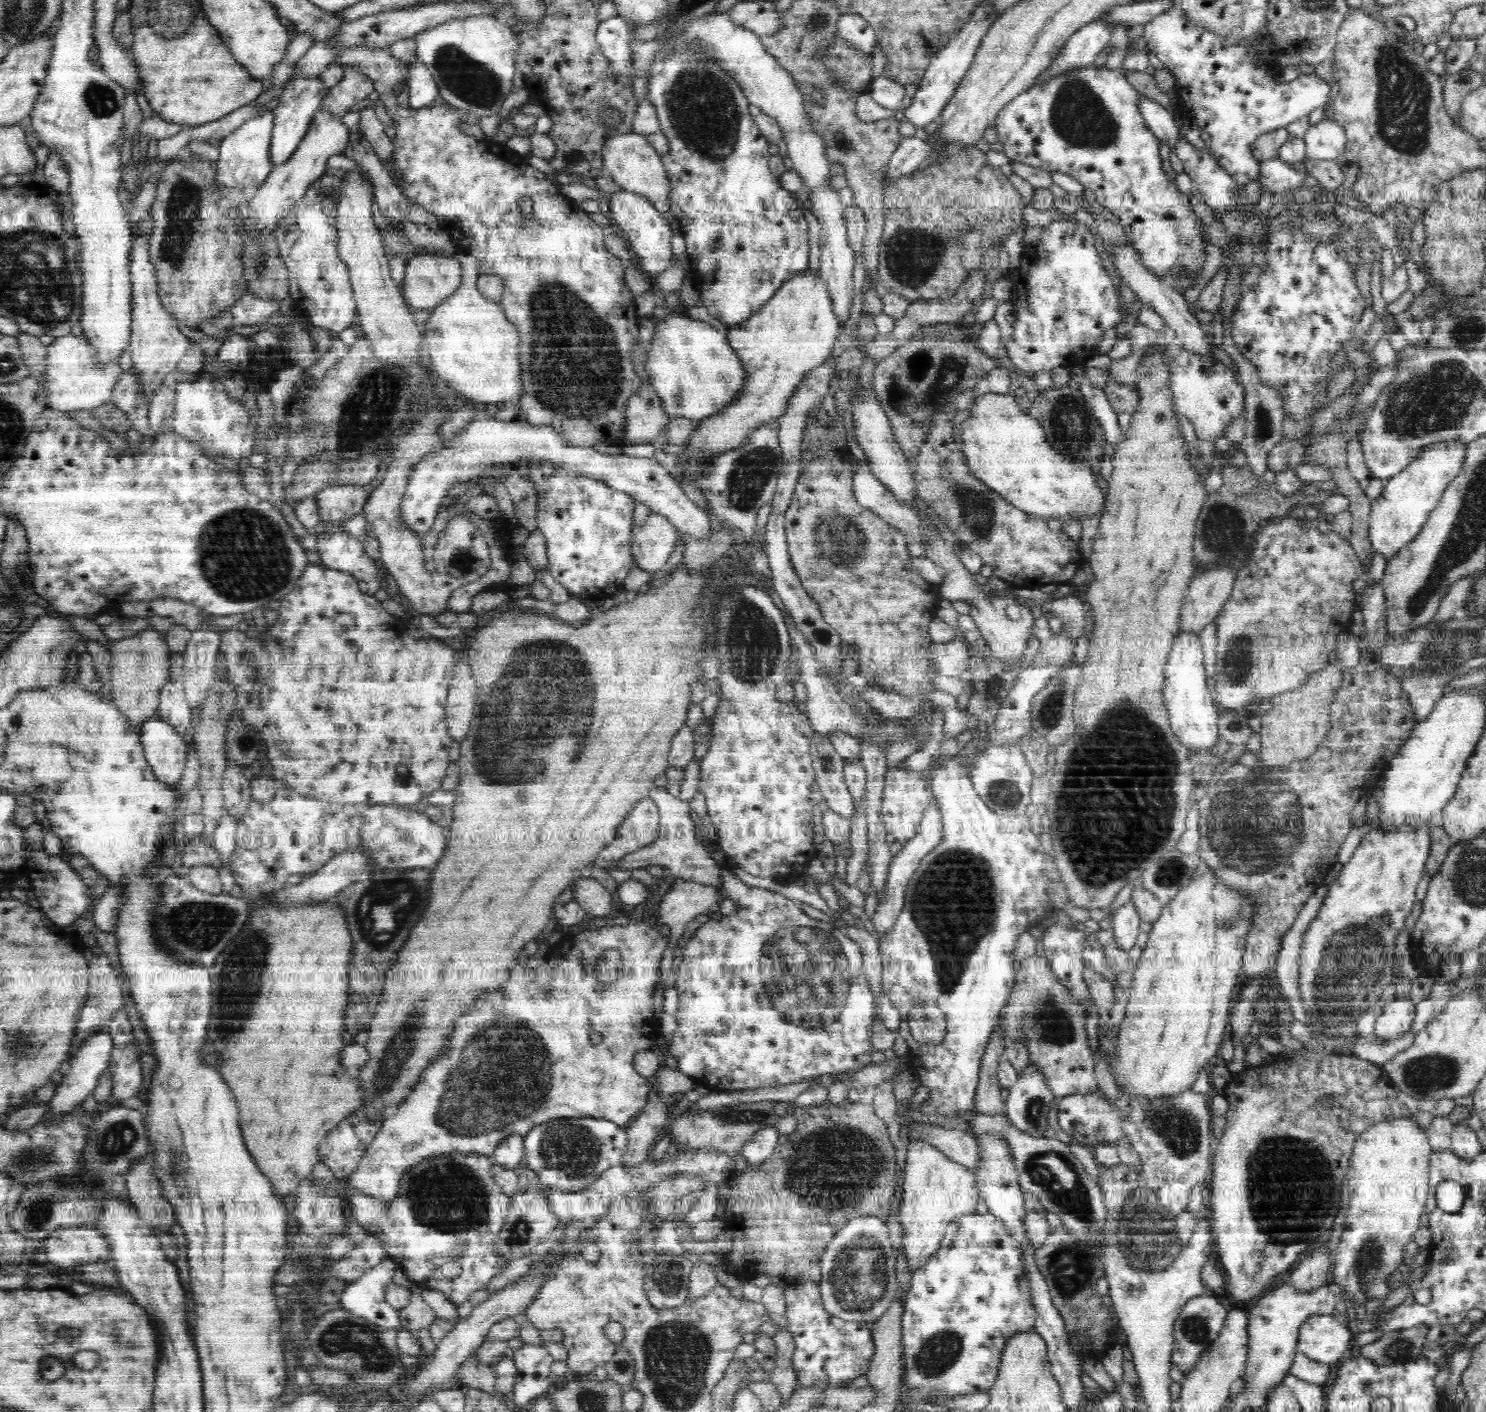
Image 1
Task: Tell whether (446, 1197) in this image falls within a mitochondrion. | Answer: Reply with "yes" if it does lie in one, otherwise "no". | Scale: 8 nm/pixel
yes

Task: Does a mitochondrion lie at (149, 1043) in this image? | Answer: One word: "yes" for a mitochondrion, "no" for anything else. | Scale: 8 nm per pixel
no

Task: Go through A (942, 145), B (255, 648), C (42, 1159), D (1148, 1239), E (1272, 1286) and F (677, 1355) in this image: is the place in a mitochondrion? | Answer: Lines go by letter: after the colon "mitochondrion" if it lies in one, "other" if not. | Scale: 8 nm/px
A: other
B: other
C: mitochondrion
D: mitochondrion
E: other
F: mitochondrion

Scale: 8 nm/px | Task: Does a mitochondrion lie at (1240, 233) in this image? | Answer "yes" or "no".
no

